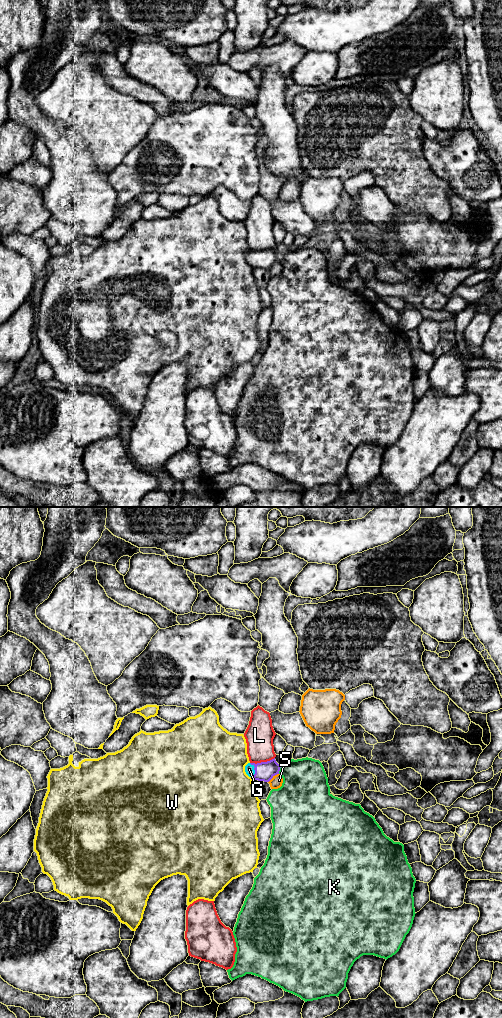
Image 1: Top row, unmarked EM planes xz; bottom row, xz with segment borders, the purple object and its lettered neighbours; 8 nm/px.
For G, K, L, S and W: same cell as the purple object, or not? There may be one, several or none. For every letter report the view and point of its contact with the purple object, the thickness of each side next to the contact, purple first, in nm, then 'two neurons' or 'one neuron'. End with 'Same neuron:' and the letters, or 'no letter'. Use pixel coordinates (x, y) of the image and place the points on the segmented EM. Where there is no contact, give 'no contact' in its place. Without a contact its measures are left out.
G: meets purple in xz at (254, 769); 160 nm thick on the purple side, 80 nm on the other; one neuron
K: meets purple in xz at (279, 769); 160 nm thick on the purple side, 380 nm on the other; two neurons
L: meets purple in xz at (262, 762); 160 nm thick on the purple side, 240 nm on the other; two neurons
S: meets purple in xz at (272, 777); 160 nm thick on the purple side, 100 nm on the other; two neurons
W: meets purple in xz at (251, 777); 160 nm thick on the purple side, 460 nm on the other; two neurons
Same neuron: G

